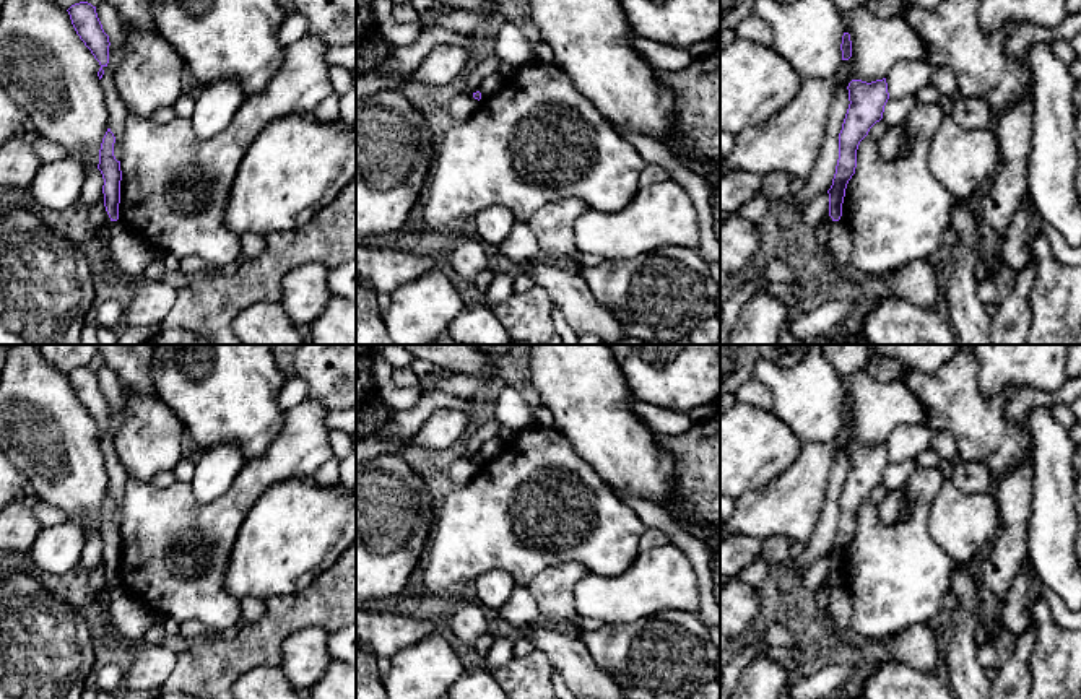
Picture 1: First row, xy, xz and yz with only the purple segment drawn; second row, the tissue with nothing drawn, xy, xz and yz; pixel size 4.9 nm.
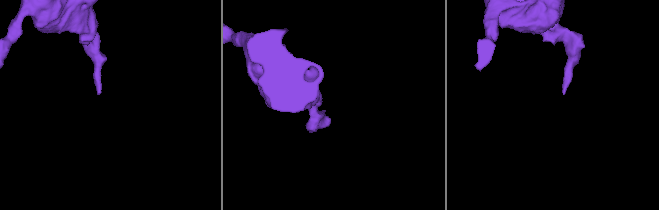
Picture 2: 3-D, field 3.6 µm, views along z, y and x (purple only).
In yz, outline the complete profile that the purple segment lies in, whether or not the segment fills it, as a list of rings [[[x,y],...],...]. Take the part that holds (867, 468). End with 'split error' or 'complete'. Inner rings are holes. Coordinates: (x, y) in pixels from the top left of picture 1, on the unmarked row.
[[[886,442],[871,447],[852,444],[849,454],[849,473],[839,497],[839,523],[829,558],[829,580],[839,585],[845,553],[857,532],[857,514],[870,493],[883,483],[889,463]]] | complete

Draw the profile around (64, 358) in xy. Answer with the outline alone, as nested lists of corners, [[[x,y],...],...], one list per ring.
[[[37,345],[42,358],[63,374],[80,366],[88,366],[98,354],[98,345]]]

